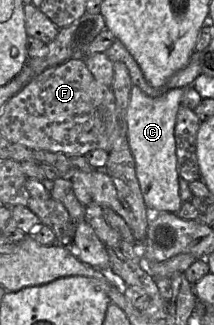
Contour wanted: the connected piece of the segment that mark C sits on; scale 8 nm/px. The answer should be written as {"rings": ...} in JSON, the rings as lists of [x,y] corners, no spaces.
{"rings":[[[132,86],[125,115],[125,134],[135,160],[136,176],[146,207],[151,213],[177,213],[183,201],[179,194],[175,124],[184,88],[173,88],[164,95],[150,97]]]}

